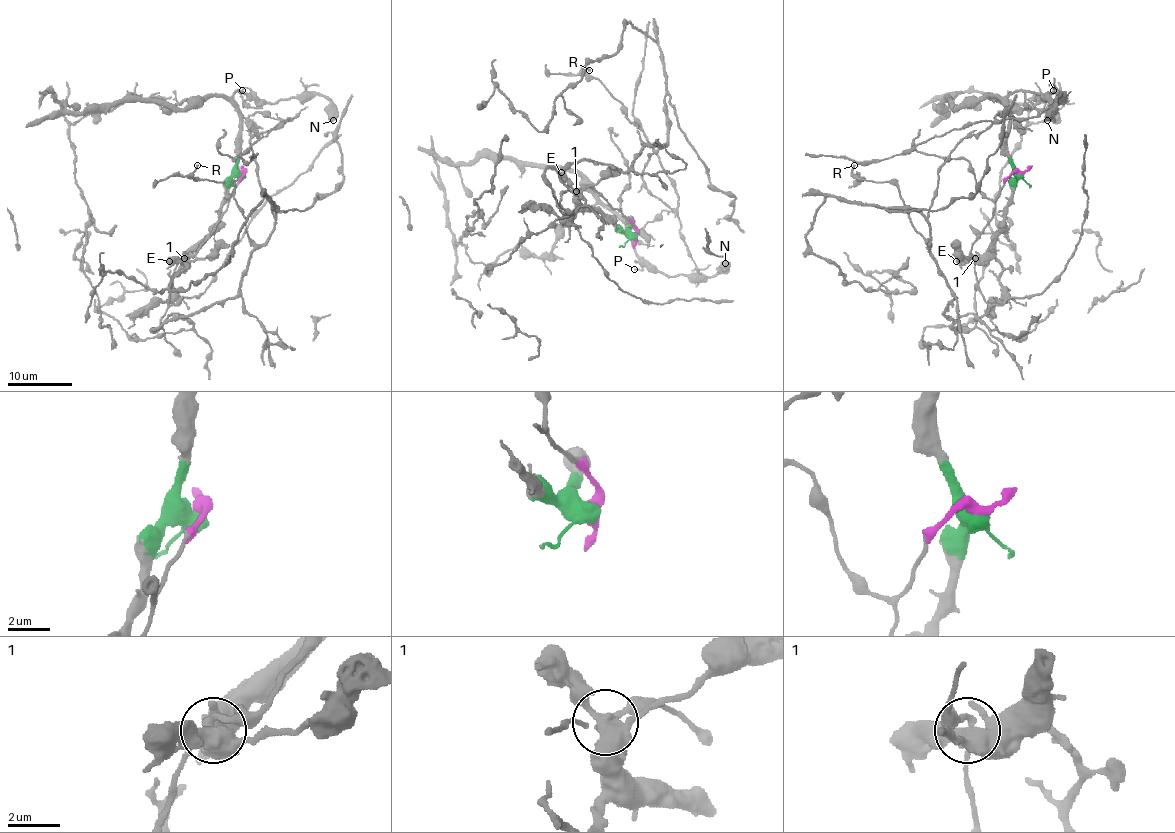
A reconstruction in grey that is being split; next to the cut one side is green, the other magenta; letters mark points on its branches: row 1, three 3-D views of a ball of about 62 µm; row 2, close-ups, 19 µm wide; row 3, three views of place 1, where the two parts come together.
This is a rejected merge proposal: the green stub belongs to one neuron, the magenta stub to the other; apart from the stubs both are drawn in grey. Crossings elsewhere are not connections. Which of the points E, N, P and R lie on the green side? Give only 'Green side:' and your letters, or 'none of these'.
Green side: E, N, P

